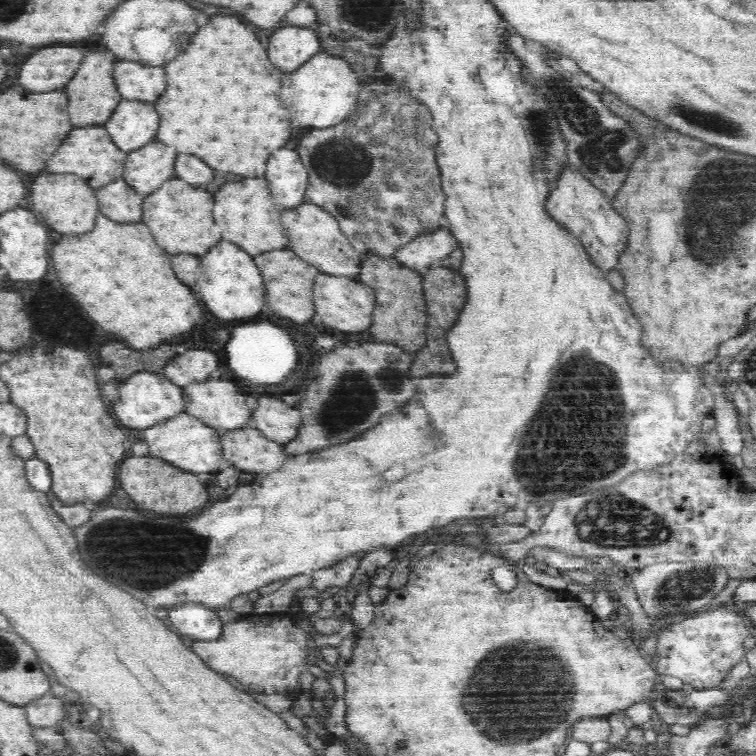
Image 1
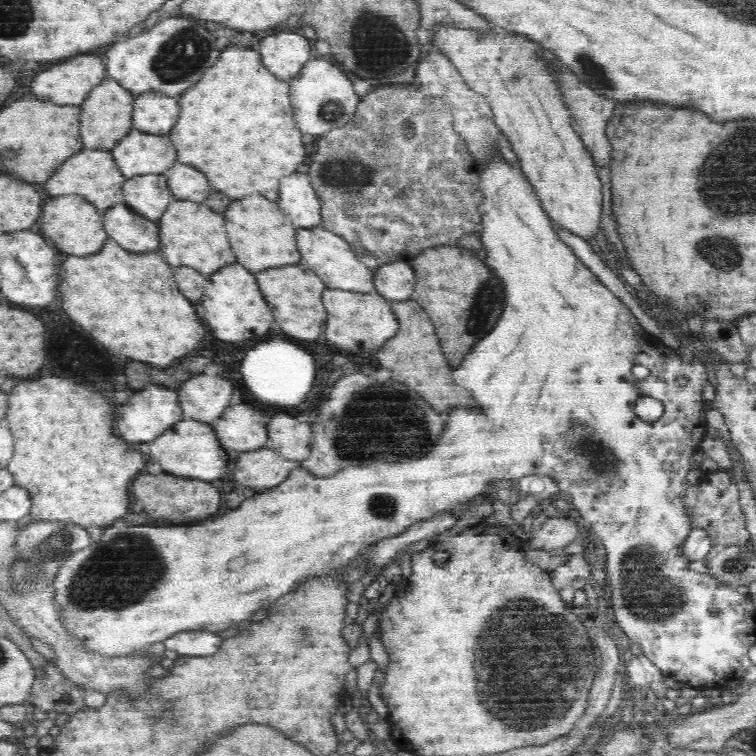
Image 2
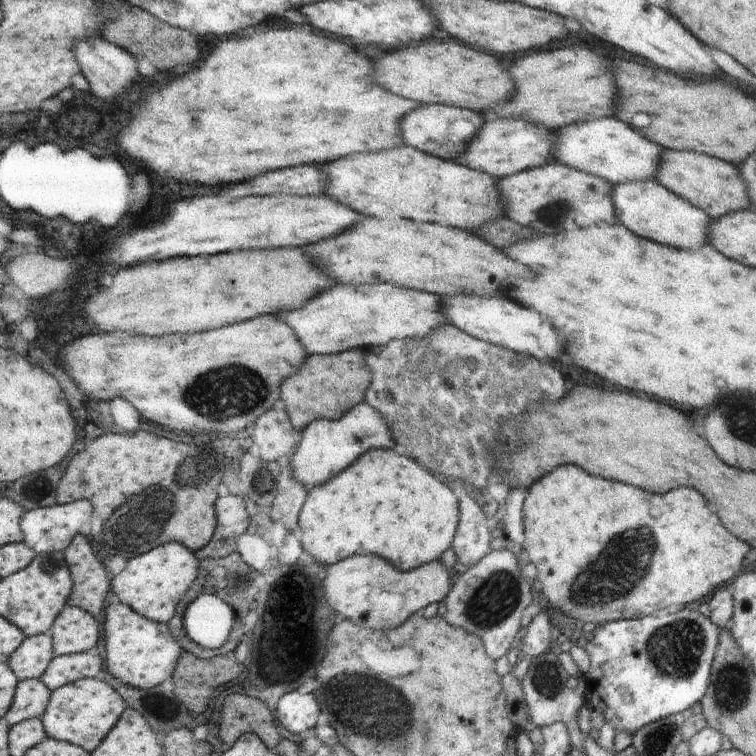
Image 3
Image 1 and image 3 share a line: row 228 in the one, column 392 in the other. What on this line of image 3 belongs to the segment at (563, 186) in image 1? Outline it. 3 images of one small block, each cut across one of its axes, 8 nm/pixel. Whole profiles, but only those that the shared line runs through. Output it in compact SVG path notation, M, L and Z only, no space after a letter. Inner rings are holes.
M370 554L350 556L348 560L328 566L326 572L323 591L328 606L348 620L354 620L356 625L374 630L396 628L424 606L442 601L451 590L450 581L454 573L445 569L439 560L412 571L401 571L384 558Z

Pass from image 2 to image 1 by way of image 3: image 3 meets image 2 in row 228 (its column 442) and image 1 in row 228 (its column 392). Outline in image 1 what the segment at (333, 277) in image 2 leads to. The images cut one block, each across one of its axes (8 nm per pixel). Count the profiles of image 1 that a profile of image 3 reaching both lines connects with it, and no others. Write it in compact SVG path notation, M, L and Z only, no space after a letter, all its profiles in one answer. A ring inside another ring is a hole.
M305 202L294 209L281 212L281 221L288 236L289 247L304 262L314 265L320 273L357 279L361 254L355 250L341 231L339 221L319 205Z

